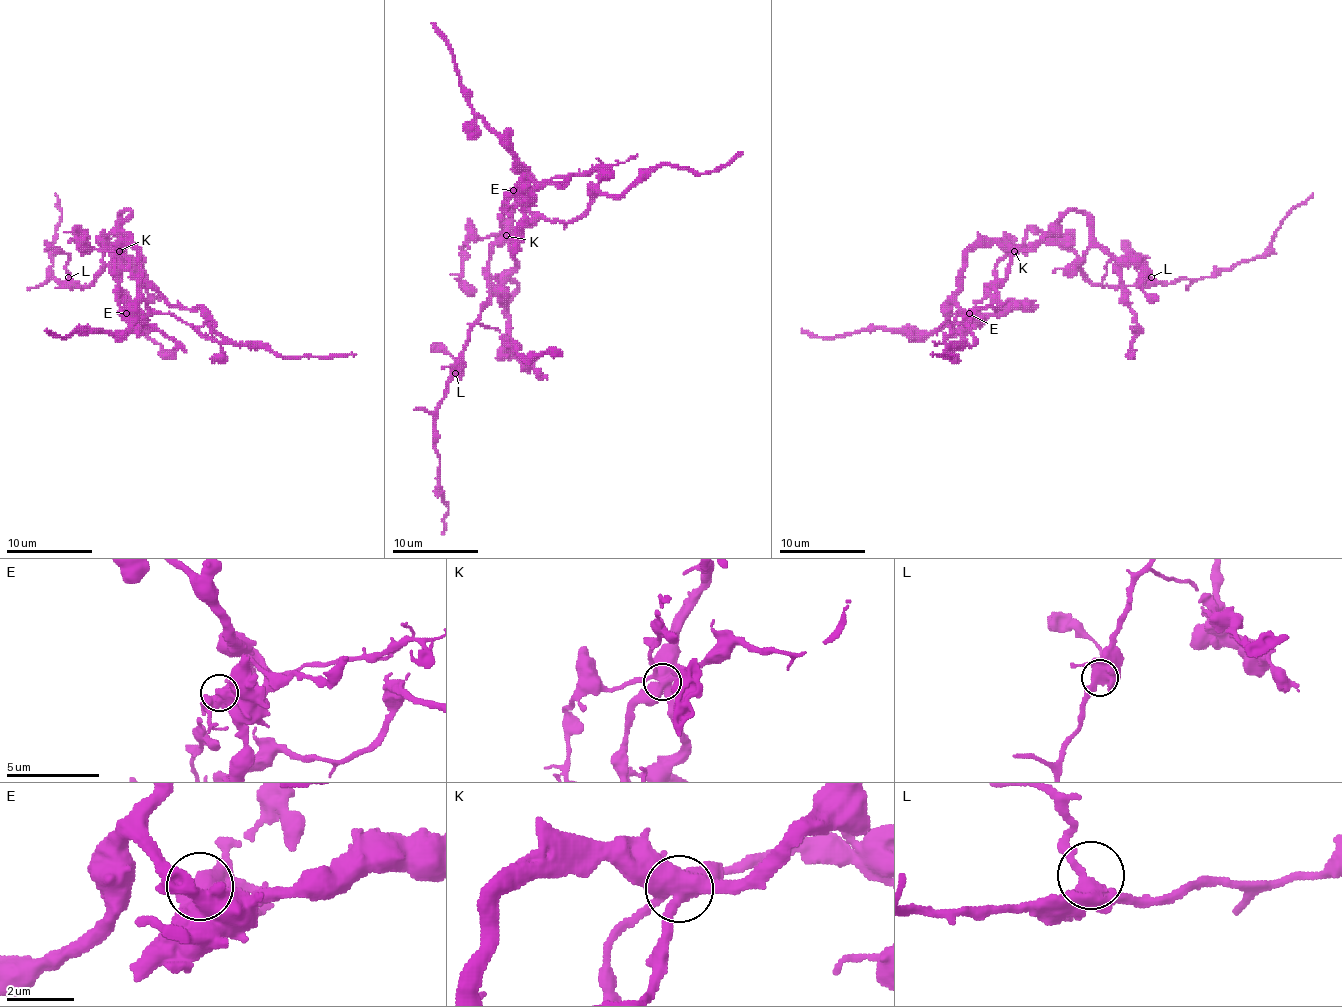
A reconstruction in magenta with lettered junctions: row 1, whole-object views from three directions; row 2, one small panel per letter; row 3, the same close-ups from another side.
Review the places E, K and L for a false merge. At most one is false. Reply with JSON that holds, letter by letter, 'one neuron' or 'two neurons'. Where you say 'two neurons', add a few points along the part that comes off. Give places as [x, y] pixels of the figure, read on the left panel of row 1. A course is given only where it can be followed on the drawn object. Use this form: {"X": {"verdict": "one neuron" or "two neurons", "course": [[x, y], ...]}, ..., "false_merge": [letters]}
{"E": {"verdict": "one neuron"}, "K": {"verdict": "two neurons", "course": [[120, 251], [111, 251], [102, 243], [102, 270], [87, 285], [49, 279], [53, 236], [62, 215], [55, 193]]}, "L": {"verdict": "one neuron"}, "false_merge": ["K"]}

